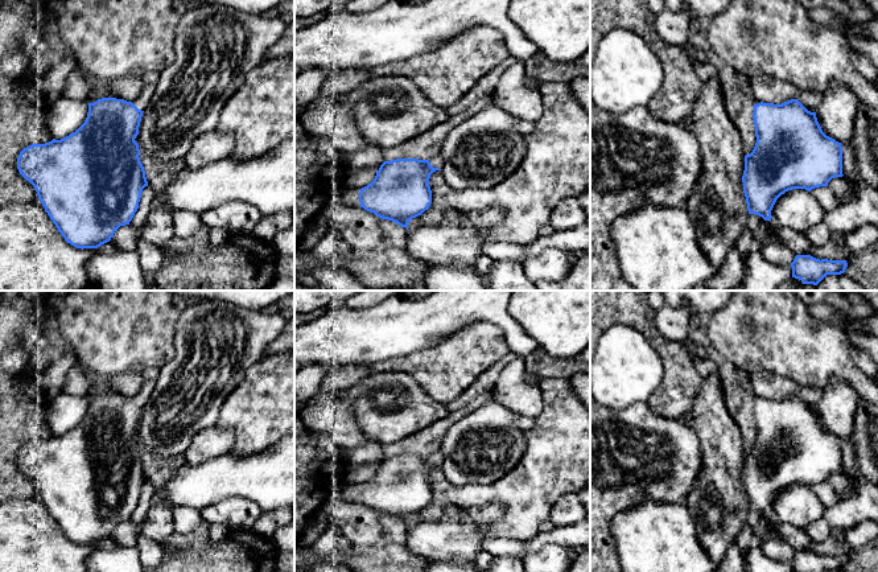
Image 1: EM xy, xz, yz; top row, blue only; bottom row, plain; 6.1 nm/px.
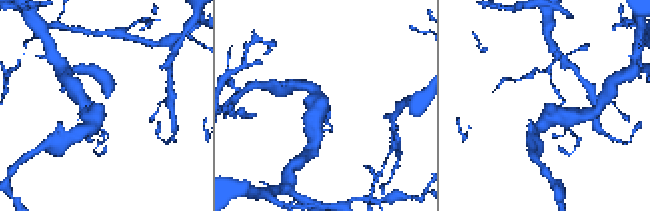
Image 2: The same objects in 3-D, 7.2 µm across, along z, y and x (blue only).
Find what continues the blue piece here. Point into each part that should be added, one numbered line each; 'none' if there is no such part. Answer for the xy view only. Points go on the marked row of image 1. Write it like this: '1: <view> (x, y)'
1: xy (141, 101)

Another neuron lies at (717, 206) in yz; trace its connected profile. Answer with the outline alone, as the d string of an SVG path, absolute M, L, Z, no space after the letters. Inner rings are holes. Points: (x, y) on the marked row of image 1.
M717 75L702 83L696 104L683 125L696 136L702 160L701 174L685 207L697 231L698 246L709 262L720 268L729 250L737 246L742 236L750 214L742 182L745 170L742 136L727 115Z

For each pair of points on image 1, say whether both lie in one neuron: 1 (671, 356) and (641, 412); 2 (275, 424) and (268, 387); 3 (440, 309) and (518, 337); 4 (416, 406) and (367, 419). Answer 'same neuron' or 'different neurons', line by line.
1: different neurons
2: same neuron
3: same neuron
4: same neuron

